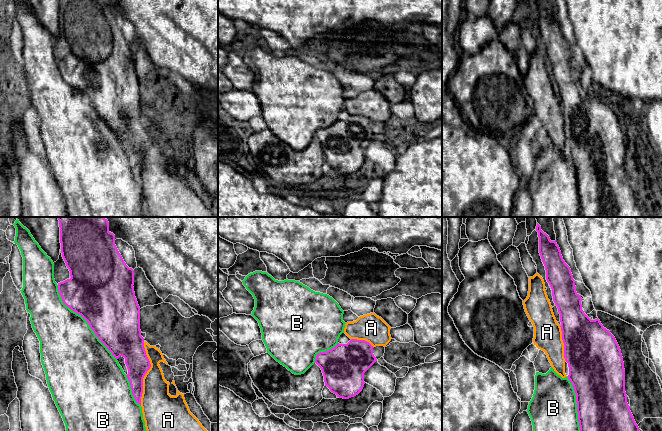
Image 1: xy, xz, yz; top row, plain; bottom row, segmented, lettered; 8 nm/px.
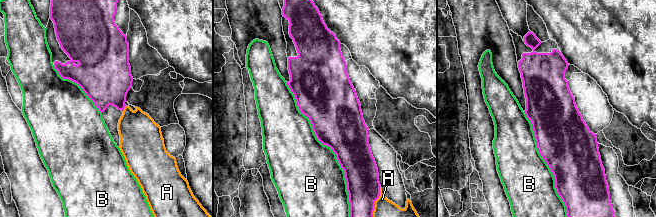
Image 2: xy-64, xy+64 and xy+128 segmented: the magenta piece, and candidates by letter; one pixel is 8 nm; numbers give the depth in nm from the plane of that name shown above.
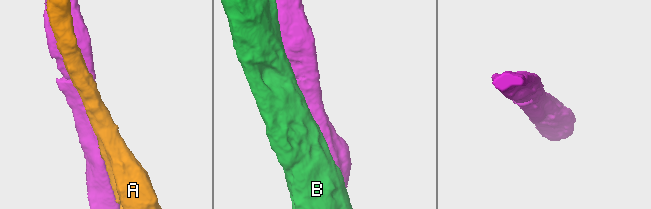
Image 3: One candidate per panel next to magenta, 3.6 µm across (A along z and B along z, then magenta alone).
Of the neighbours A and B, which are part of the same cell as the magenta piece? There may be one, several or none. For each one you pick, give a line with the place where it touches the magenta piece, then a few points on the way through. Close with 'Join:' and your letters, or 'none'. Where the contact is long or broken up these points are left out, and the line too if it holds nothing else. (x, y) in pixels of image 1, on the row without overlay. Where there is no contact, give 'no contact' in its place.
Join: none

